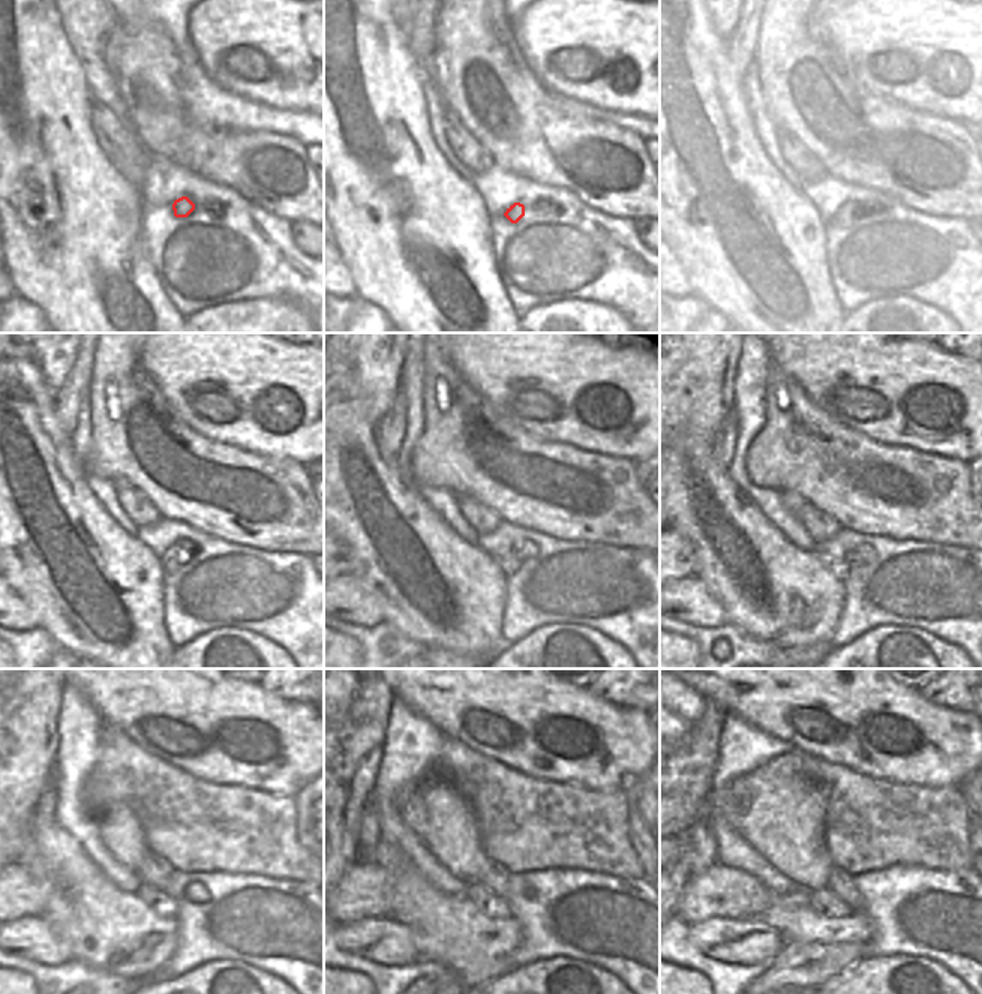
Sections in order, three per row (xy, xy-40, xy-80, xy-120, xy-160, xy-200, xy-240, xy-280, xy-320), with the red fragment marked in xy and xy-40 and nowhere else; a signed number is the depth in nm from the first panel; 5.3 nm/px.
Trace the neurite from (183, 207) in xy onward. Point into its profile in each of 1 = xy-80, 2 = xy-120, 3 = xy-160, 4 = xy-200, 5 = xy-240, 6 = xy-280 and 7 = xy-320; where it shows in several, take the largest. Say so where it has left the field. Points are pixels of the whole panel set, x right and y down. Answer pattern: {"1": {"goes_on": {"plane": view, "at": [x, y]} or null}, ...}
{"1": {"goes_on": {"plane": "xy-80", "at": [849, 216]}}, "2": {"goes_on": {"plane": "xy-120", "at": [176, 555]}}, "3": {"goes_on": {"plane": "xy-160", "at": [508, 564]}}, "4": {"goes_on": {"plane": "xy-200", "at": [837, 567]}}, "5": {"goes_on": {"plane": "xy-240", "at": [162, 904]}}, "6": {"goes_on": {"plane": "xy-280", "at": [490, 904]}}, "7": {"goes_on": {"plane": "xy-320", "at": [823, 901]}}}

